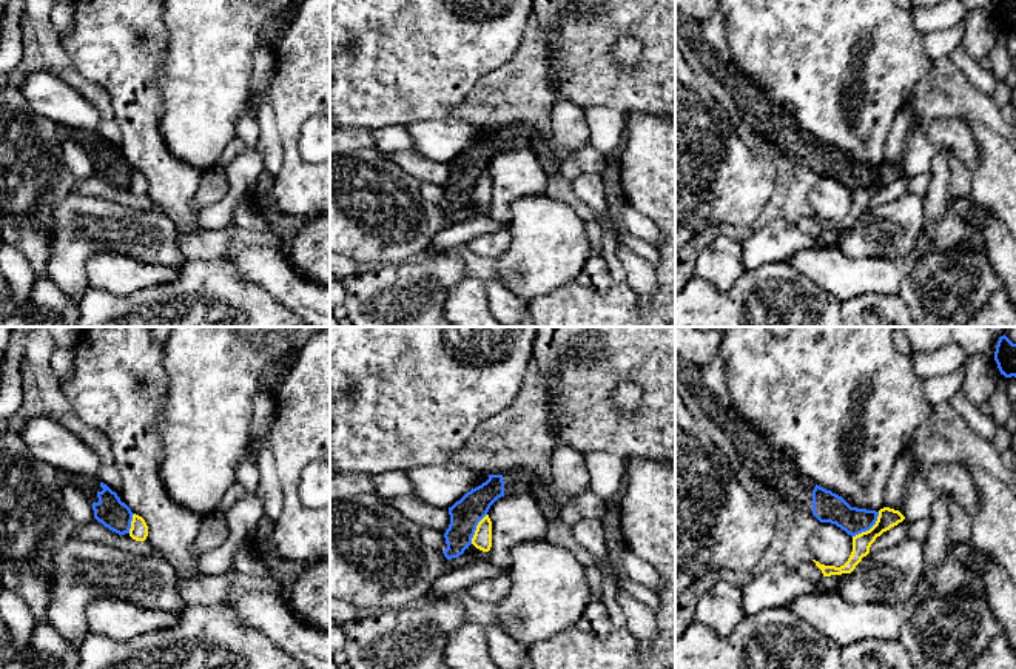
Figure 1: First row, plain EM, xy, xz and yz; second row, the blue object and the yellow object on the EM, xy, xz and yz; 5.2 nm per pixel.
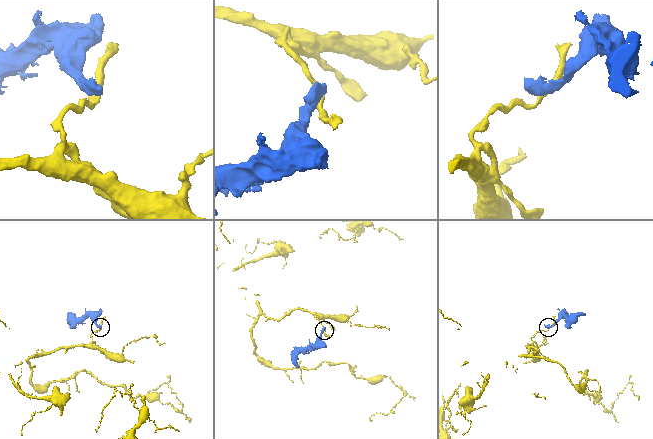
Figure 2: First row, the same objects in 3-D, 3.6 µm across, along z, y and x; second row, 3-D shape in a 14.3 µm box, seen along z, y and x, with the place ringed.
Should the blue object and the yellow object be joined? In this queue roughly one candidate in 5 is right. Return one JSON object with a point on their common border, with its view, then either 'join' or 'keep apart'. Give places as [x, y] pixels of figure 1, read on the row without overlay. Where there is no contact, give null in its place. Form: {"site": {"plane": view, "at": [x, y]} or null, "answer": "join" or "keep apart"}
{"site": {"plane": "yz", "at": [868, 184]}, "answer": "keep apart"}

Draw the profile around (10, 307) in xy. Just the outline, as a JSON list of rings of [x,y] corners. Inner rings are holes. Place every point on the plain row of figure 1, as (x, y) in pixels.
[[[0,271],[0,327],[5,327],[12,318],[23,318],[29,327],[39,327],[28,302],[20,304],[11,293],[9,284]]]

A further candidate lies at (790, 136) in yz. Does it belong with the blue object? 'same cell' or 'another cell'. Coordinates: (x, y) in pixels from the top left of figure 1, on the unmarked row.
same cell

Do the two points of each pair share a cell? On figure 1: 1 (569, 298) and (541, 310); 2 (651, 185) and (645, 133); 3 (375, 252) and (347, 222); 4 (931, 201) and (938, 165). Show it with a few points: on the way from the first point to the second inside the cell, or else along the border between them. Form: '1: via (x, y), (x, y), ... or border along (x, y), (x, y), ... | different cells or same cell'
1: via (563, 304), (557, 310), (548, 310) | same cell
2: via (651, 173), (649, 145) | same cell
3: via (369, 244), (355, 230) | same cell
4: via (938, 191), (938, 174) | same cell

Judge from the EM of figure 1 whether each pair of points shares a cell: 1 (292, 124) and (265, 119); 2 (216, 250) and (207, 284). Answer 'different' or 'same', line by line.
1: different
2: different

